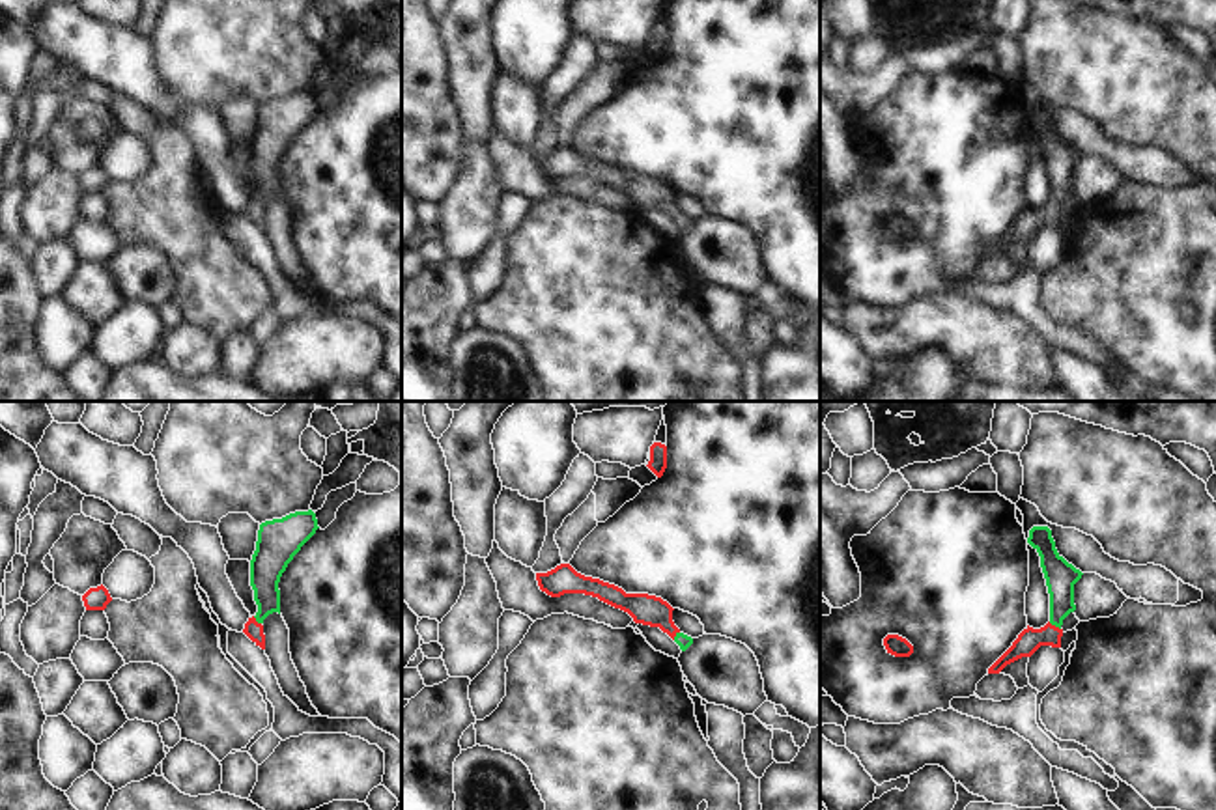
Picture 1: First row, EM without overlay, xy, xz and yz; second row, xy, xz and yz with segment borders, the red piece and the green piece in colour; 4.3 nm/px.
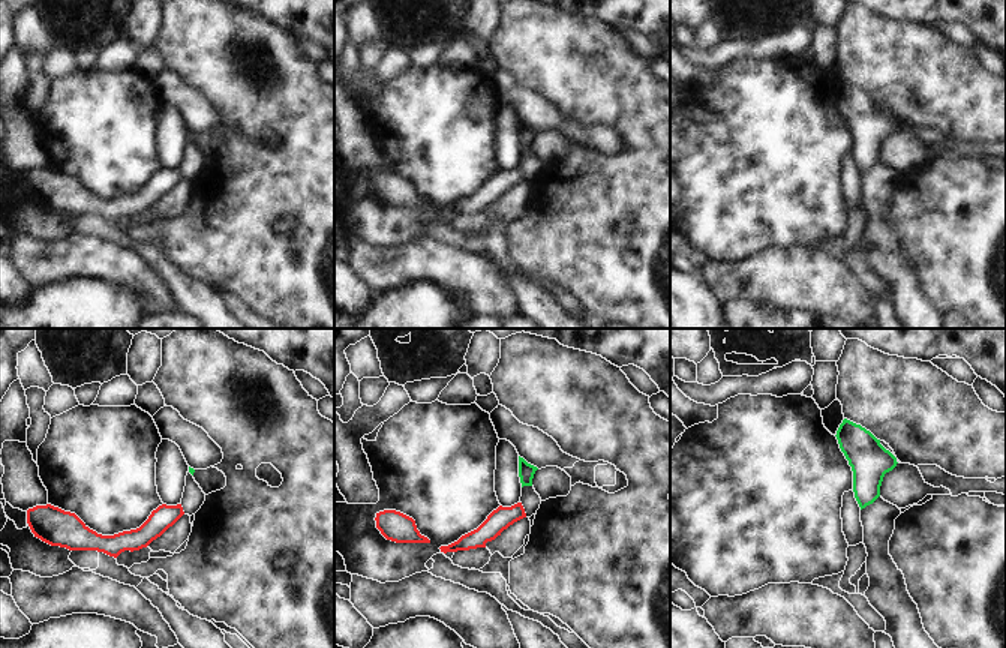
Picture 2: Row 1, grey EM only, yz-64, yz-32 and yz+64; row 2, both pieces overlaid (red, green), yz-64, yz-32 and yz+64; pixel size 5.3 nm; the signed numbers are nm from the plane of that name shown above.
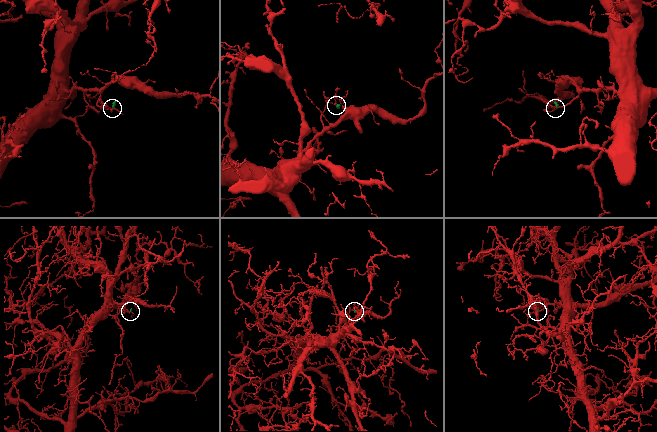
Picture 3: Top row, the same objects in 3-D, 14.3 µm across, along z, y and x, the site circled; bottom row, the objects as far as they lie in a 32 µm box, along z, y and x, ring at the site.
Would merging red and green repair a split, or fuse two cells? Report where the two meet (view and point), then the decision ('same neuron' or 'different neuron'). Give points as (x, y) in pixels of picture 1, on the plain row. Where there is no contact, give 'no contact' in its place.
yz (1054, 208) | same neuron

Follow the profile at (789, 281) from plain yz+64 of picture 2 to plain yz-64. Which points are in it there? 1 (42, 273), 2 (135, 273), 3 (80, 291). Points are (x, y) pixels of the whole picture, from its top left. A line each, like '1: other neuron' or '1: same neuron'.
1: same neuron
2: same neuron
3: other neuron

